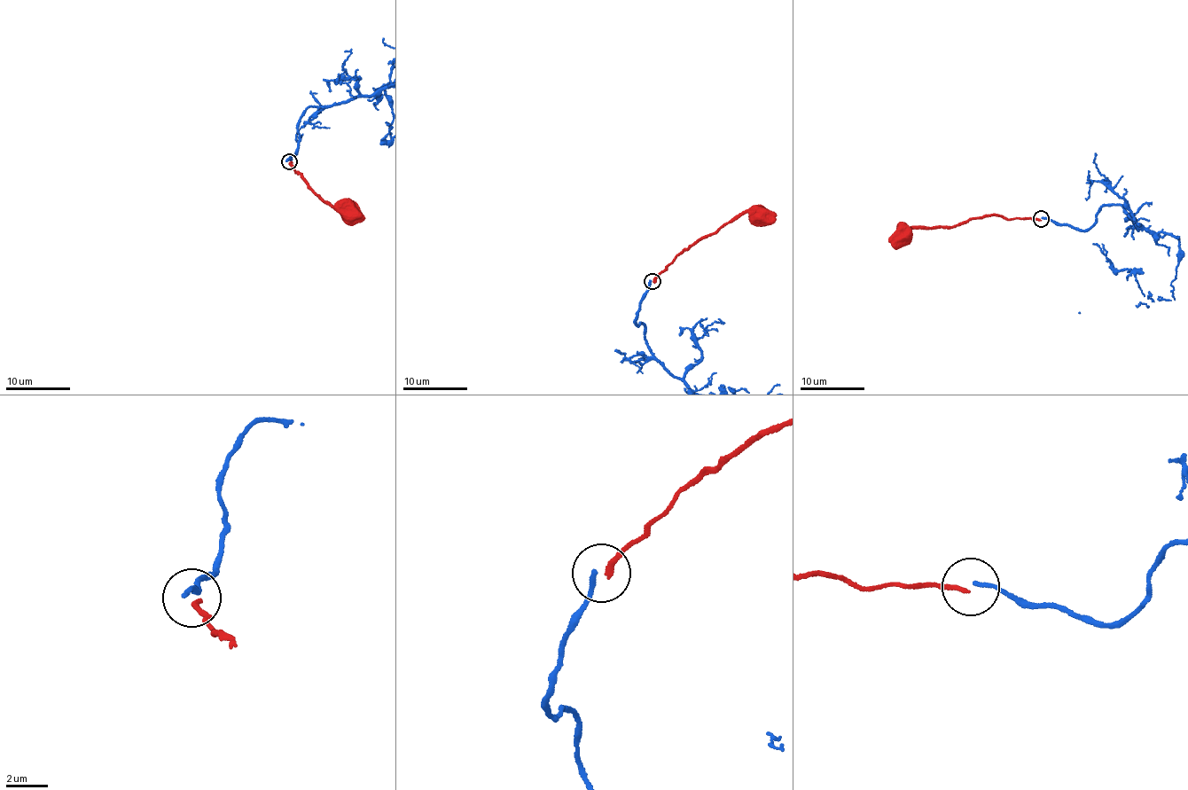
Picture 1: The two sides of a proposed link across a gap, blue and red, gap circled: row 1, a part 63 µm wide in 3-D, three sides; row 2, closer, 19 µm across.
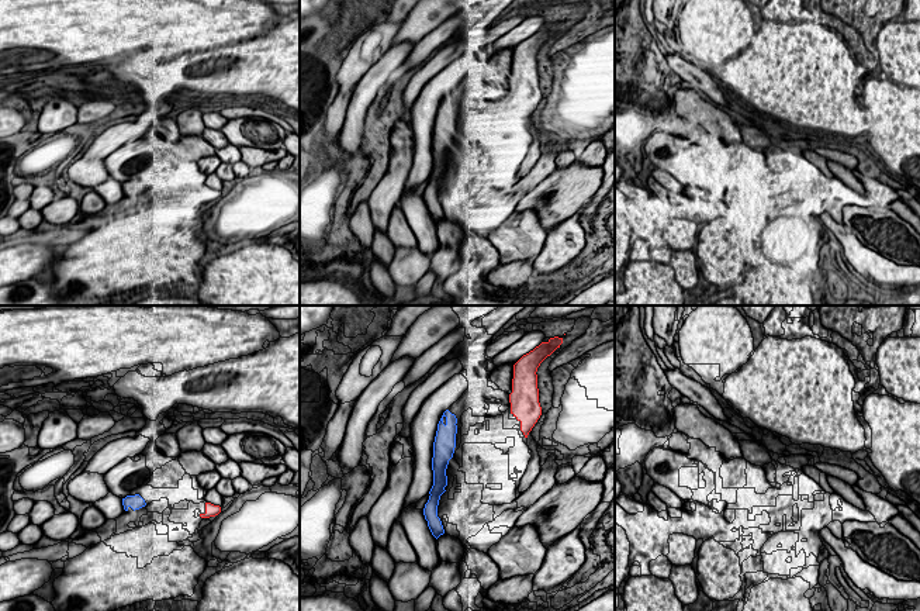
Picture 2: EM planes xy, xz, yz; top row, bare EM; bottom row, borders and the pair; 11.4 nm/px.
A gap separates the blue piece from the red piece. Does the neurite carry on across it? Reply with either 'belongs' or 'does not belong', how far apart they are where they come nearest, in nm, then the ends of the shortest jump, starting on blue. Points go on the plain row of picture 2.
belongs; 650 nm apart; from blue across xz (456, 103), (511, 97)

